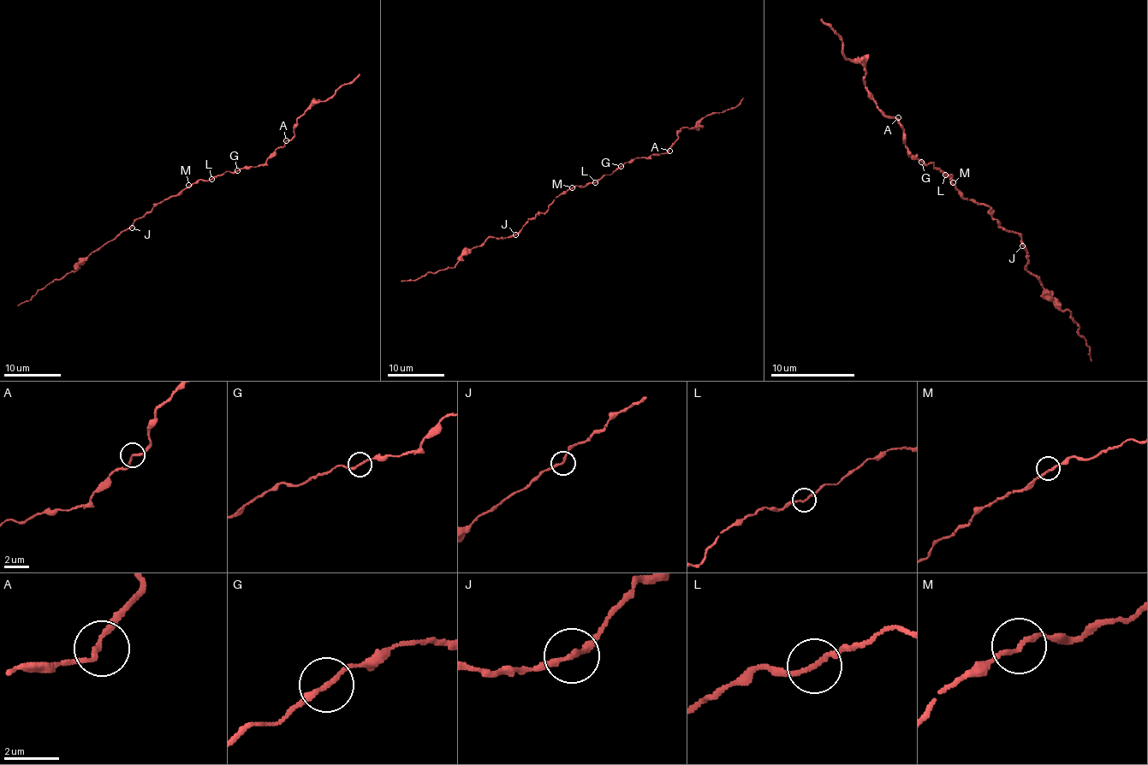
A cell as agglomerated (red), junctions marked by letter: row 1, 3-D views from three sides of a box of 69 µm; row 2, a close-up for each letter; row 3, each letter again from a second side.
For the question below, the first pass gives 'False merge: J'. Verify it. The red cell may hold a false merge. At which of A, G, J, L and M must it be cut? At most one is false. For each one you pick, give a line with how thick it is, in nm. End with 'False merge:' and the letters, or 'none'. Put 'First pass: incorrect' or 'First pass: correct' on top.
First pass: correct
J: 180 nm
False merge: J

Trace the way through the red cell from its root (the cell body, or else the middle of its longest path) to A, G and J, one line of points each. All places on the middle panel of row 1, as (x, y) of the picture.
A: (574, 187), (597, 182), (636, 157), (648, 157), (669, 151)
G: (574, 187), (597, 182), (621, 166)
J: (574, 187), (562, 192), (544, 212), (538, 212), (514, 235)

